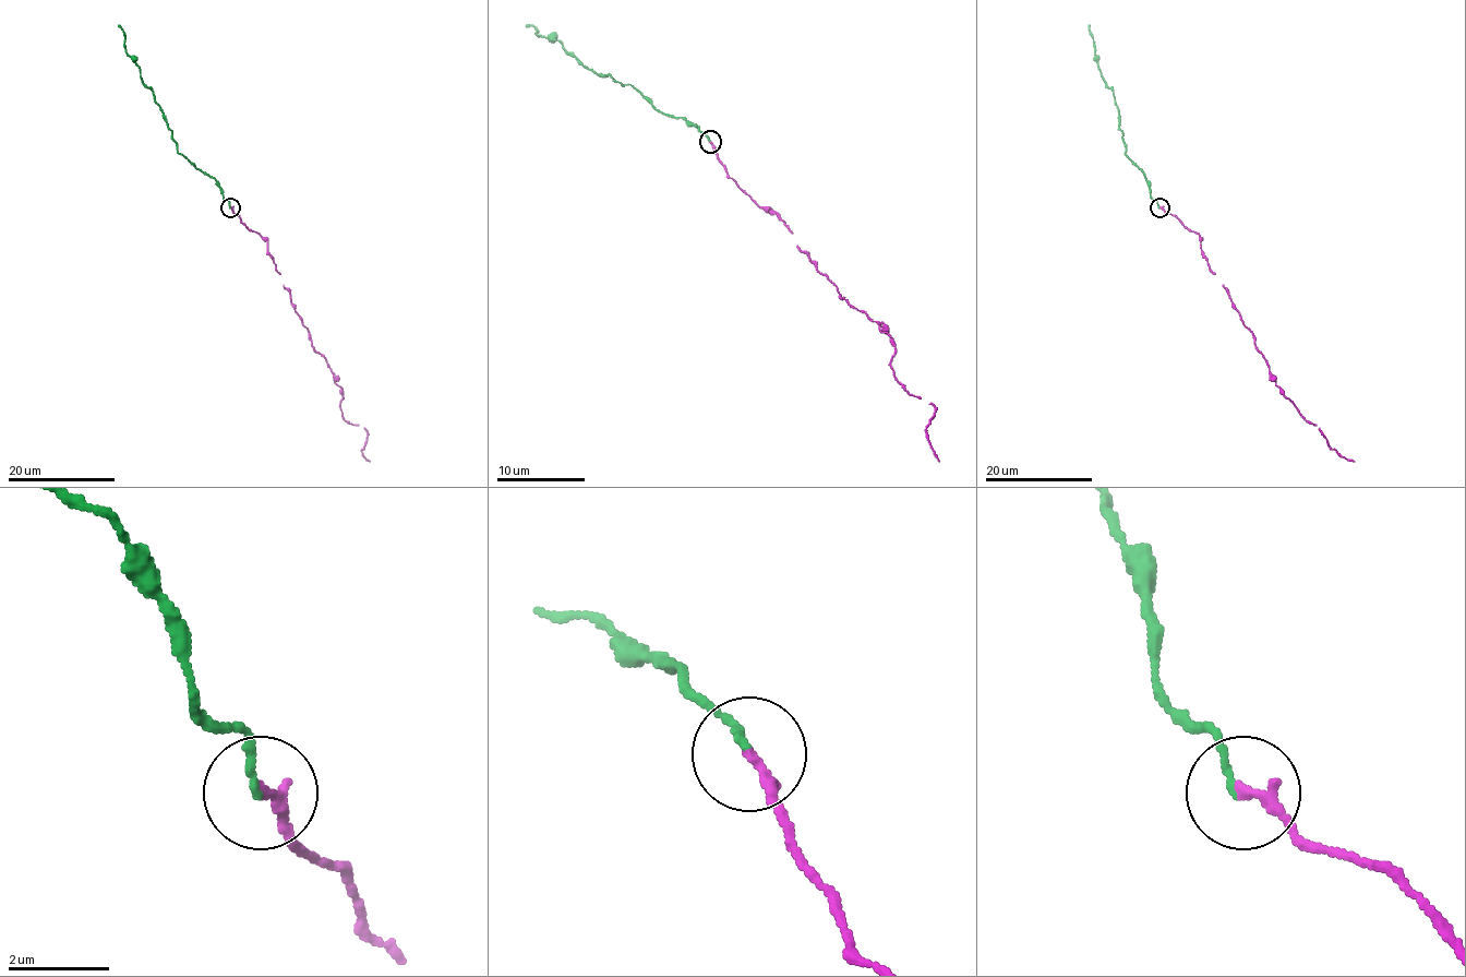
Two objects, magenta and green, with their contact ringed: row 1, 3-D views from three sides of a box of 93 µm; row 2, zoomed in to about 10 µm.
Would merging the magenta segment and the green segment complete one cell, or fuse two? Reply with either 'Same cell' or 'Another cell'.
Same cell

